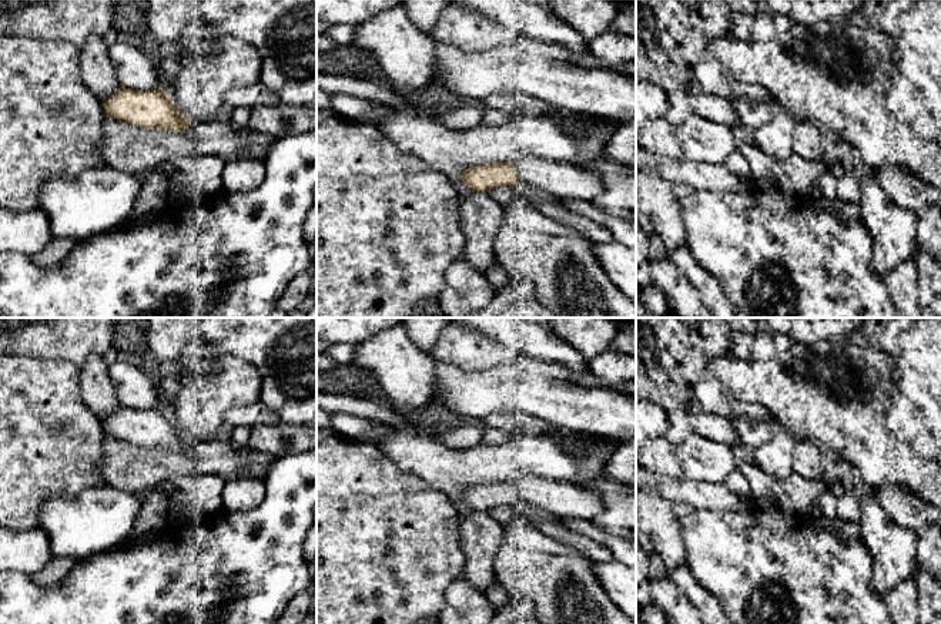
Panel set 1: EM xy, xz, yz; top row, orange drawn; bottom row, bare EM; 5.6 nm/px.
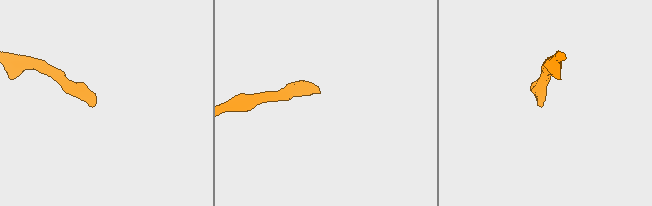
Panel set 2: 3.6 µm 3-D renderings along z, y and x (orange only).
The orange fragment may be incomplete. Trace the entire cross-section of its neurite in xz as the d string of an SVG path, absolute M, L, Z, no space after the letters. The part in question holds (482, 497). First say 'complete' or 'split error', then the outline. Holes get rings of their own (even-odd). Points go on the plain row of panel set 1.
split error; M520 476L513 483L469 486L461 492L461 497L472 511L489 511L505 504L516 507L520 501L540 516L559 520L567 517L593 520L603 511L603 503L593 492L566 480L538 476Z

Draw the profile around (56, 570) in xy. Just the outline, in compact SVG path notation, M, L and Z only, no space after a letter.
M53 557L44 568L33 574L33 580L41 587L56 587L66 578L74 563L71 557Z

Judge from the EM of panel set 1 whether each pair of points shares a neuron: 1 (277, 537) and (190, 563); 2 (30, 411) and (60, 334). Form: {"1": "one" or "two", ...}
{"1": "one", "2": "two"}

